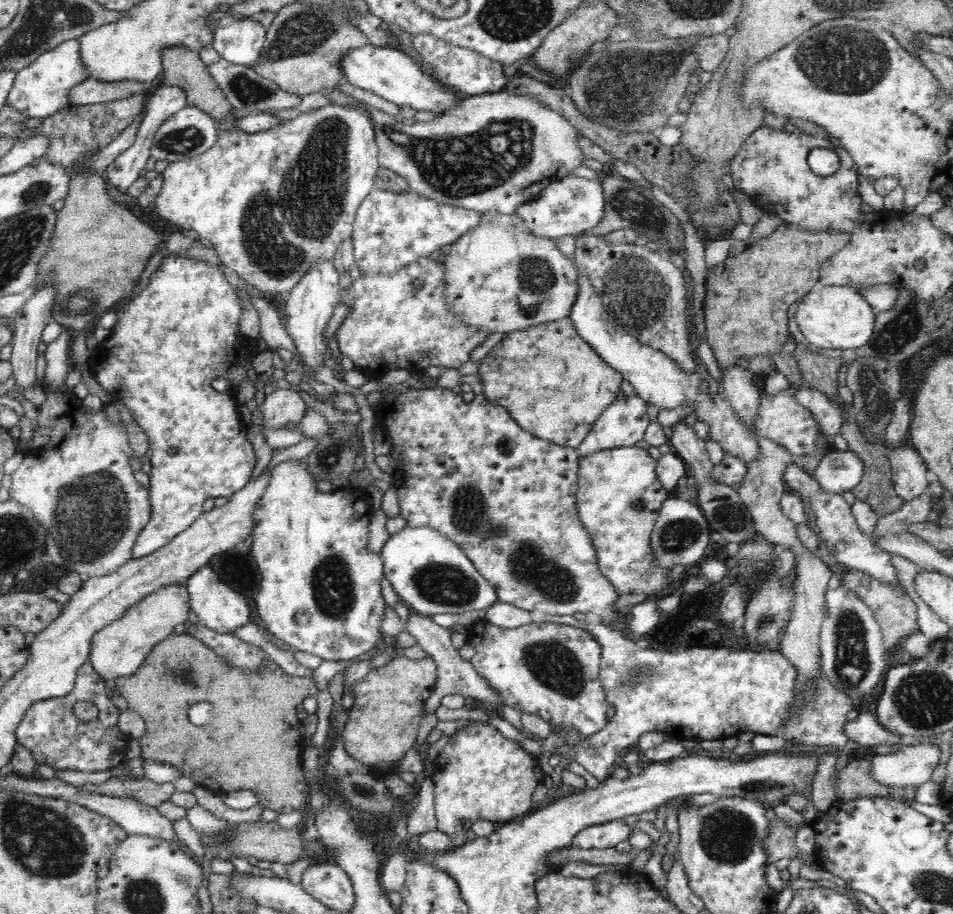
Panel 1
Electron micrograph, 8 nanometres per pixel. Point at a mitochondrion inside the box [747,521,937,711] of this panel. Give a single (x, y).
(853, 664)

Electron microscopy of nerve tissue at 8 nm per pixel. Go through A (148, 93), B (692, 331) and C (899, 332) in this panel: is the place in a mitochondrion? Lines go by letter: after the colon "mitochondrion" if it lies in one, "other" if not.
A: other
B: other
C: mitochondrion

